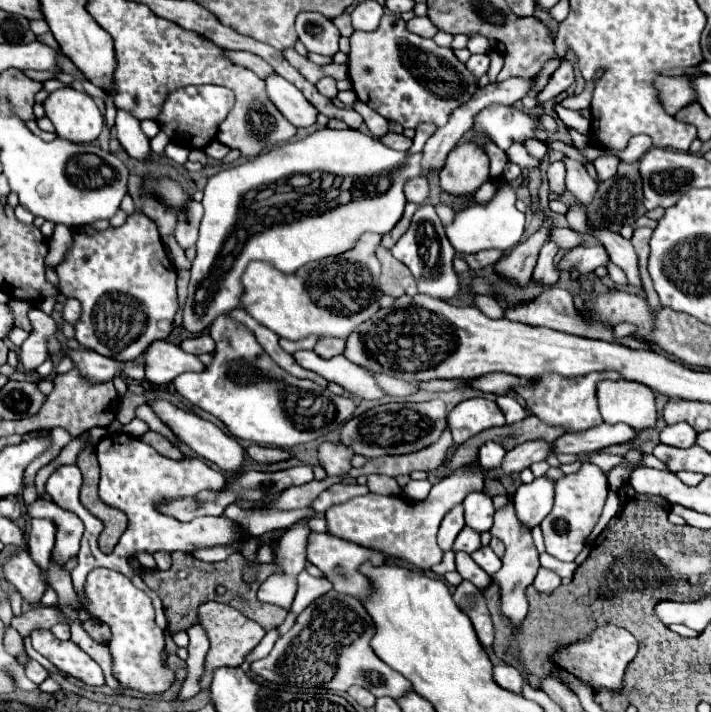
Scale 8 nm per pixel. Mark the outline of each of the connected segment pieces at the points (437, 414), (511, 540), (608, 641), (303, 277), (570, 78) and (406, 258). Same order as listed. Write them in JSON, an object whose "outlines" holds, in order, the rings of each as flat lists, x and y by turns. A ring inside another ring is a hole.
{"outlines":[[[432,399,428,403,388,403,378,405,342,427,342,443,350,445,354,453,364,457,382,457,382,455,404,455,414,453,436,443,446,429,446,403,442,399]],[[508,497,508,503,494,513,494,525,492,525,490,533,492,533,492,537,498,537,506,545,506,555,502,557,502,567,492,577,500,585,500,591,502,591,502,613,506,617,510,617,514,625,520,625,520,621,528,613,528,601,524,597,524,591,534,581,540,563,538,563,538,551,532,543,532,535,528,533,528,527,520,523,512,497]],[[604,625,604,627,598,627,598,631,592,633,588,639,584,639,582,643,560,649,556,653,556,657,558,657,556,661,562,667,566,667,570,673,574,673,576,677,586,681,588,685,592,685,594,689,598,689,598,687,620,689,624,669,636,657,636,653,638,653,638,641,632,637,632,633,628,633,626,629,614,627,614,625]],[[364,233,356,245,342,255,312,261,292,275,284,275,264,261,252,261,242,275,244,295,240,307,288,341,300,341,308,335,346,339,380,309,380,261,374,253,380,239,376,233]],[[562,59,560,67,554,71,554,75,548,81,548,85,538,93,536,99,540,103,544,103,548,99,554,99,558,93,566,91,572,83,574,83,574,65,568,59]],[[428,203,418,207,408,231,392,247,392,255,412,271,412,275,418,283,418,293,426,293,436,299,452,299,460,289,460,281,452,269,454,253,456,251,448,243,448,237,446,237,444,225,436,213,436,207,428,205]]]}

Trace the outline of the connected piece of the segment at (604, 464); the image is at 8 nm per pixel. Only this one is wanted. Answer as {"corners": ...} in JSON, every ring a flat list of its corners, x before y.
{"corners":[[594,453,592,457,586,457,584,461,592,461,592,463,596,463,604,473,608,473,614,465,618,465,618,463,622,461,622,457,618,457,618,455,606,455,606,453]]}

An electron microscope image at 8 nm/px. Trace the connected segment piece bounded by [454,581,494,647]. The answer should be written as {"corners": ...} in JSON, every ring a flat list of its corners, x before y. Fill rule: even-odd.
{"corners":[[462,581,454,591,454,601,472,619,472,625,478,633,480,643,484,647,490,647,494,643,494,625,492,625,482,591,470,581]]}

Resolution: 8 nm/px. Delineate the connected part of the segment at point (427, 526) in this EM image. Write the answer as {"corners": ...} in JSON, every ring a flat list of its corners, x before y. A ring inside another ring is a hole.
{"corners":[[464,465,456,469,450,477,440,479,432,485,424,501,404,499,400,495,376,495,368,493,326,511,328,533,356,545,364,545,384,553,388,559,404,561,420,571,426,571,442,561,442,551,436,543,436,533,444,515,458,503,464,501,464,495,484,489,484,475,474,465]]}

